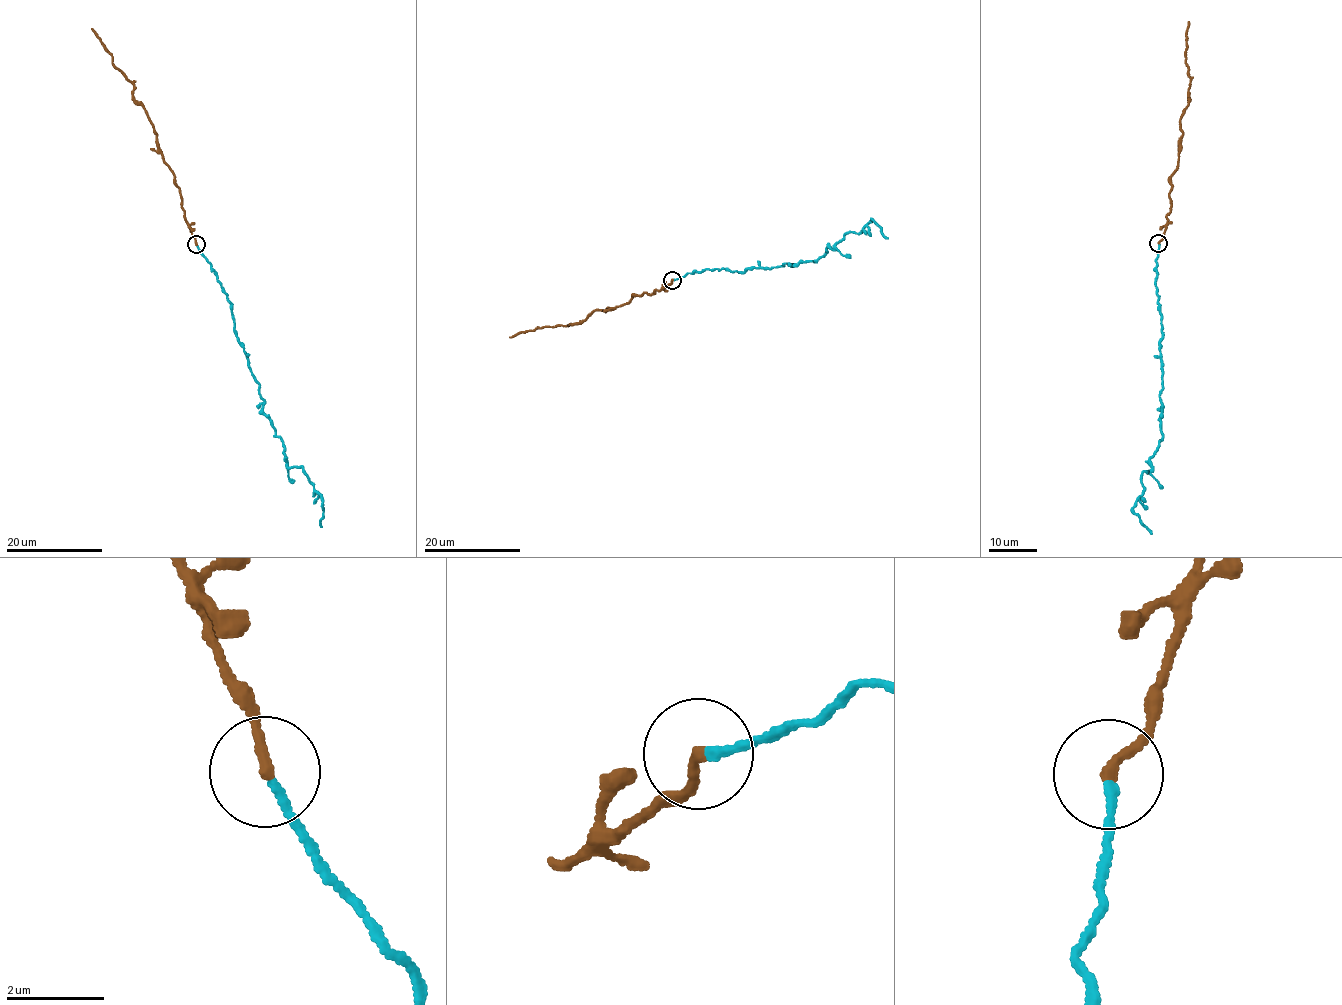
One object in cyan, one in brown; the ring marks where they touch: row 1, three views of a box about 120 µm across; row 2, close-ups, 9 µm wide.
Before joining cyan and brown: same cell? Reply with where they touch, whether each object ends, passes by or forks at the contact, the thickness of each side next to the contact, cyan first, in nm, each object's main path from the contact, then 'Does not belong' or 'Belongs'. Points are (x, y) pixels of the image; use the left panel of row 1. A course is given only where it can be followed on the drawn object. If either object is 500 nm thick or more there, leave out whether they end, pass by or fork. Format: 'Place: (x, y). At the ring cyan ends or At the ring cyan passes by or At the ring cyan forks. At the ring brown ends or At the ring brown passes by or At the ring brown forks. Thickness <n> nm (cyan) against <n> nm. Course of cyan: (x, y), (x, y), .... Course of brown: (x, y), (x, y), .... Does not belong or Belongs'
Place: (196, 244). At the ring cyan ends. At the ring brown ends. Thickness 160 nm (cyan) against 240 nm. Course of cyan: (197, 245), (231, 304), (286, 465), (302, 467), (321, 496), (322, 526). Course of brown: (196, 244), (156, 133), (145, 108), (134, 99), (133, 84), (113, 63), (111, 53), (91, 28). Belongs

